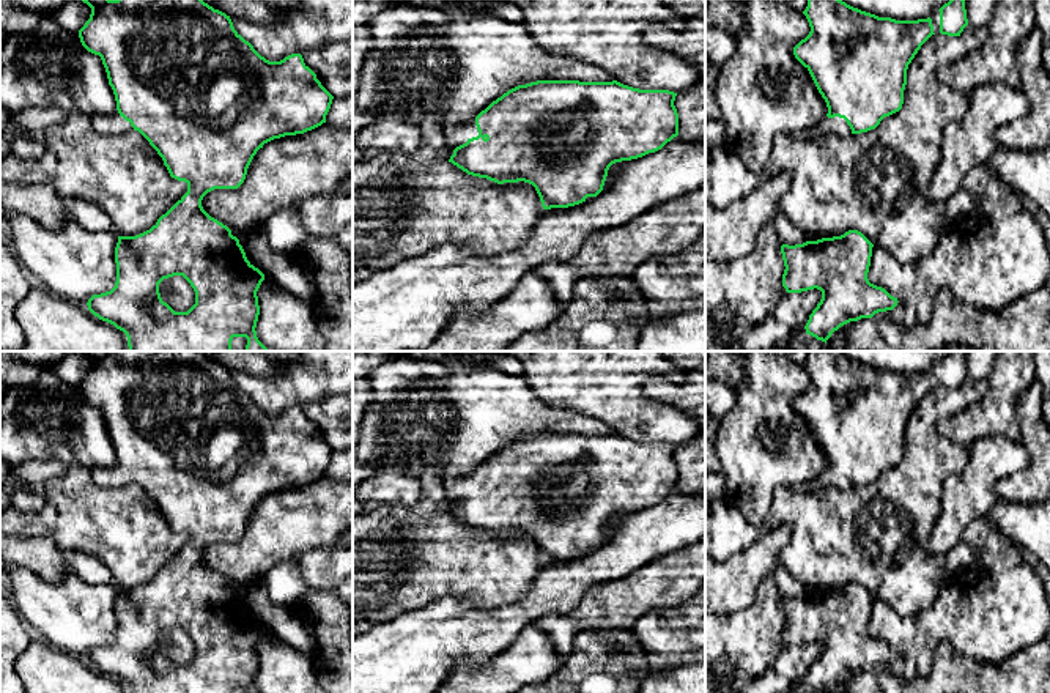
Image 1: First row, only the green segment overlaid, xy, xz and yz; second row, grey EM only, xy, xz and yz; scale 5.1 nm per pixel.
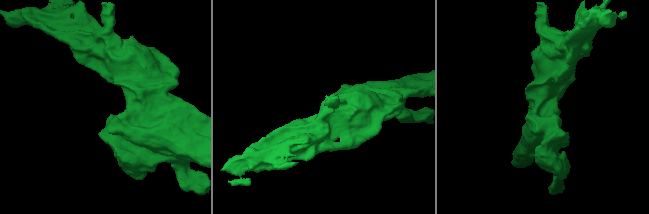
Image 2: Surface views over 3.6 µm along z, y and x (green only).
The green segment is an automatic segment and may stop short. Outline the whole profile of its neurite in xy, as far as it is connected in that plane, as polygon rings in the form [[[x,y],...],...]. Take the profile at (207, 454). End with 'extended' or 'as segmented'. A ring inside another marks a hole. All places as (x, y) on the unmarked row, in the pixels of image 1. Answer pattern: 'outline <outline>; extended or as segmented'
outline [[[79,351],[91,361],[90,372],[79,383],[82,398],[99,408],[107,425],[109,438],[113,443],[116,454],[116,465],[109,468],[91,468],[91,477],[98,487],[121,488],[129,484],[139,484],[150,498],[162,510],[172,531],[184,534],[187,545],[146,584],[135,589],[118,589],[115,600],[116,635],[110,644],[93,647],[87,658],[88,663],[102,674],[113,677],[123,684],[128,693],[233,693],[235,690],[246,690],[247,693],[258,693],[257,674],[260,668],[257,644],[264,633],[264,627],[255,621],[246,610],[239,592],[231,587],[231,583],[211,570],[201,559],[203,550],[214,542],[238,542],[247,528],[247,521],[260,501],[264,496],[285,488],[296,488],[312,484],[326,476],[326,468],[331,461],[334,449],[321,438],[316,427],[304,416],[301,406],[291,406],[280,414],[269,414],[261,410],[253,398],[246,394],[233,380],[230,369],[214,362],[201,351]],[[183,628],[195,644],[195,657],[187,665],[175,665],[162,654],[159,636],[164,632]]]; extended

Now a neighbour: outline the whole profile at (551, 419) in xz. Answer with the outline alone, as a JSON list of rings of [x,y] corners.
[[[389,358],[365,375],[372,400],[367,403],[356,458],[379,472],[416,477],[425,468],[438,468],[441,477],[464,476],[477,469],[508,443],[537,433],[612,435],[606,422],[575,410],[545,405],[523,375],[493,367],[452,369],[441,361]]]

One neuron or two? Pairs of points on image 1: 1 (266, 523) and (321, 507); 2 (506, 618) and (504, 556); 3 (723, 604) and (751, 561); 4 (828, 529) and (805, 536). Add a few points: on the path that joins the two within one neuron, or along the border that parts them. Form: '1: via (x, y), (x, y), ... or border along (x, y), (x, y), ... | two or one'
1: via (280, 523), (307, 517) | one
2: border along (534, 581), (506, 604), (476, 608), (469, 602) | two
3: via (723, 592), (743, 572) | one
4: via (822, 536), (811, 536) | one

